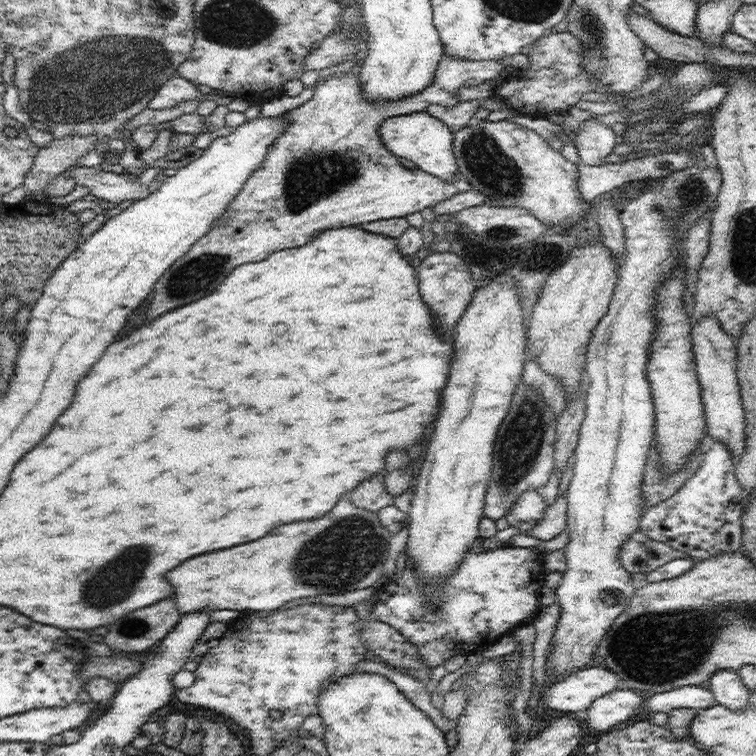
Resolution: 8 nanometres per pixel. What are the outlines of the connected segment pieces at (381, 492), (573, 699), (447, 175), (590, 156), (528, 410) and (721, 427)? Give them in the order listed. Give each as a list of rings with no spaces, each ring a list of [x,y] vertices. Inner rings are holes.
[[[384,476],[370,478],[370,480],[362,482],[348,496],[354,502],[354,506],[374,513],[378,513],[382,508],[391,506],[394,502],[394,498],[386,492]]]
[[[604,666],[586,667],[560,681],[548,682],[540,698],[554,710],[577,715],[594,700],[619,688],[619,678]]]
[[[413,112],[385,118],[379,127],[384,146],[397,157],[411,160],[420,169],[444,182],[450,182],[458,174],[458,165],[453,153],[453,132],[450,127],[429,112]]]
[[[594,116],[583,123],[574,140],[581,162],[590,166],[604,164],[604,158],[619,142],[614,131]]]
[[[520,382],[512,396],[509,412],[499,426],[492,453],[492,472],[485,494],[484,517],[493,521],[506,517],[525,490],[542,488],[553,473],[556,450],[556,415],[538,389]]]
[[[706,315],[691,330],[696,373],[701,387],[708,435],[726,446],[735,458],[740,458],[746,450],[745,411],[742,405],[738,381],[738,358],[736,339],[730,336],[714,315]]]

